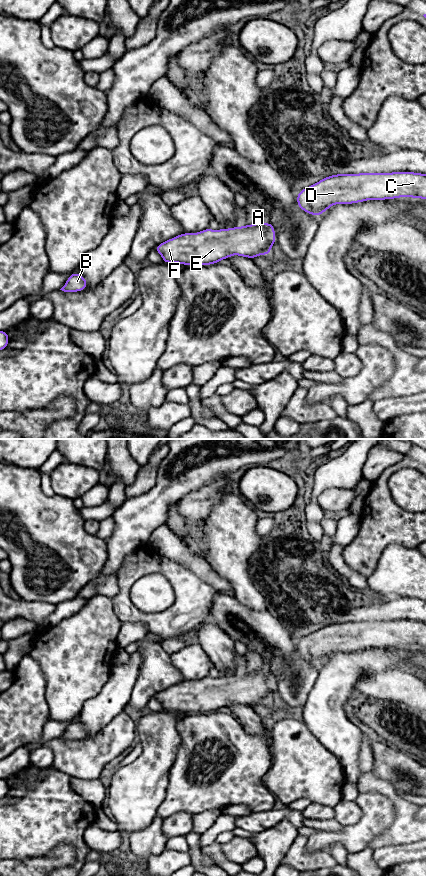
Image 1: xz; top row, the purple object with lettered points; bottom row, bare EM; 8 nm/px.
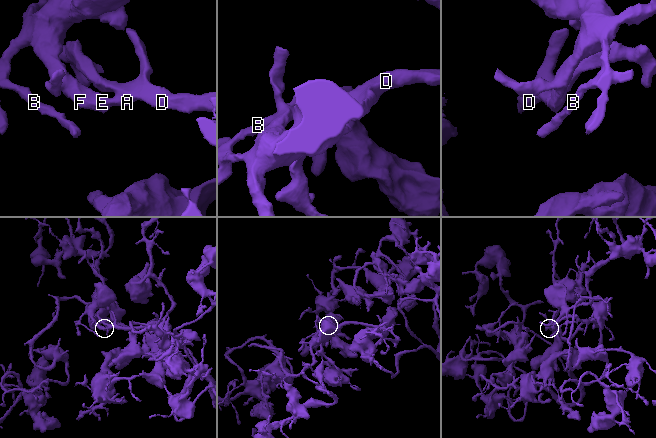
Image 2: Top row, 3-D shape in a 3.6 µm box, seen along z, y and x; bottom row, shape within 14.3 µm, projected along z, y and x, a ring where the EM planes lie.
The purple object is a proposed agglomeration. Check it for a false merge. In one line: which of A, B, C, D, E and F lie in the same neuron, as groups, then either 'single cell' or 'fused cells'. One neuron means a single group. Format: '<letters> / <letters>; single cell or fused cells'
A B C D E F; single cell

